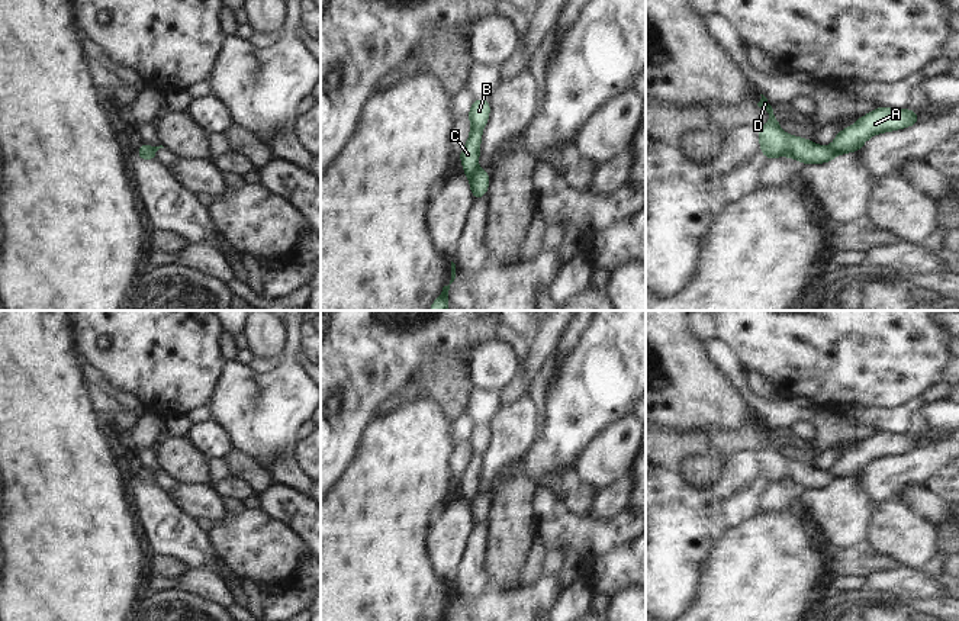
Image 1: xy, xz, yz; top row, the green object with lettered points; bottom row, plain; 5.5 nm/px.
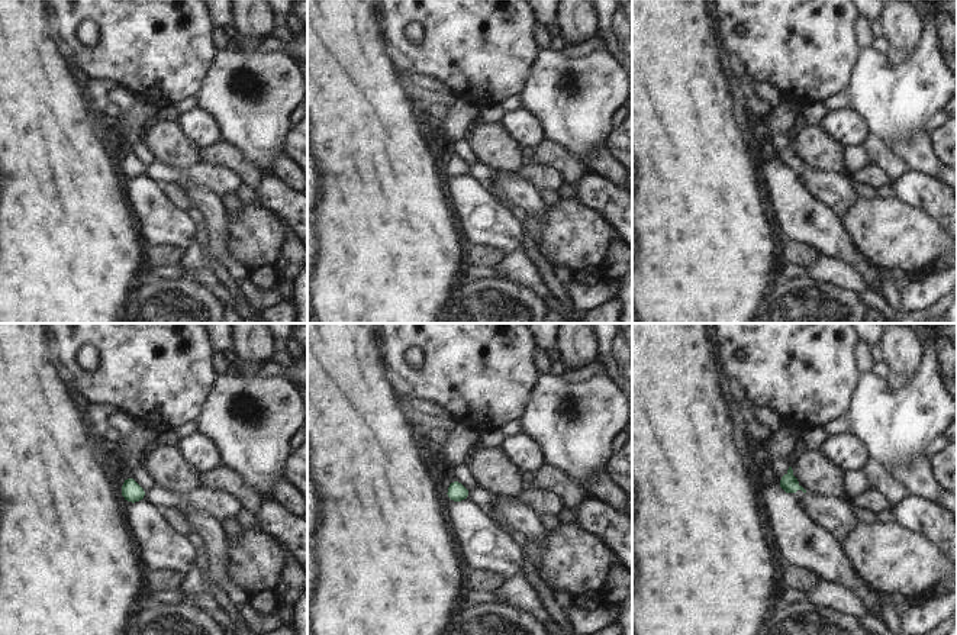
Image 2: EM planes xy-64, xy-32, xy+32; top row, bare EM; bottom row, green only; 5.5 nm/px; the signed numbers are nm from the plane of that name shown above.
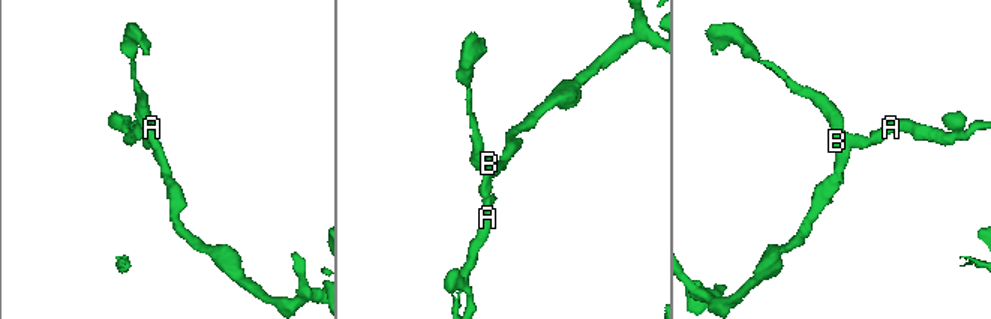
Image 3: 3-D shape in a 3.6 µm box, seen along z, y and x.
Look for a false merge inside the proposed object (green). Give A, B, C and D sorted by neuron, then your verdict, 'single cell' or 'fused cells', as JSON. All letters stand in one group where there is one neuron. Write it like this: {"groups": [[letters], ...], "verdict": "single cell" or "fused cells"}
{"groups": [["A"], ["B", "C", "D"]], "verdict": "fused cells"}

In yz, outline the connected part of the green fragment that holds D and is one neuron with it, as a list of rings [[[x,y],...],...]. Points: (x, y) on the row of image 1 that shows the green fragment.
[[[763,94],[760,96],[762,99],[757,106],[765,109],[770,116],[766,125],[757,128],[759,149],[767,161],[776,157],[791,157],[801,164],[826,164],[836,158],[830,147],[823,147],[811,142],[808,138],[783,132],[775,116],[775,106]]]

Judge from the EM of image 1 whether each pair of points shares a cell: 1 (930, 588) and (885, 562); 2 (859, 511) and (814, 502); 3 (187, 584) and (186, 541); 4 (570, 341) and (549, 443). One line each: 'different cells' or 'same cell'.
1: different cells
2: same cell
3: different cells
4: different cells

